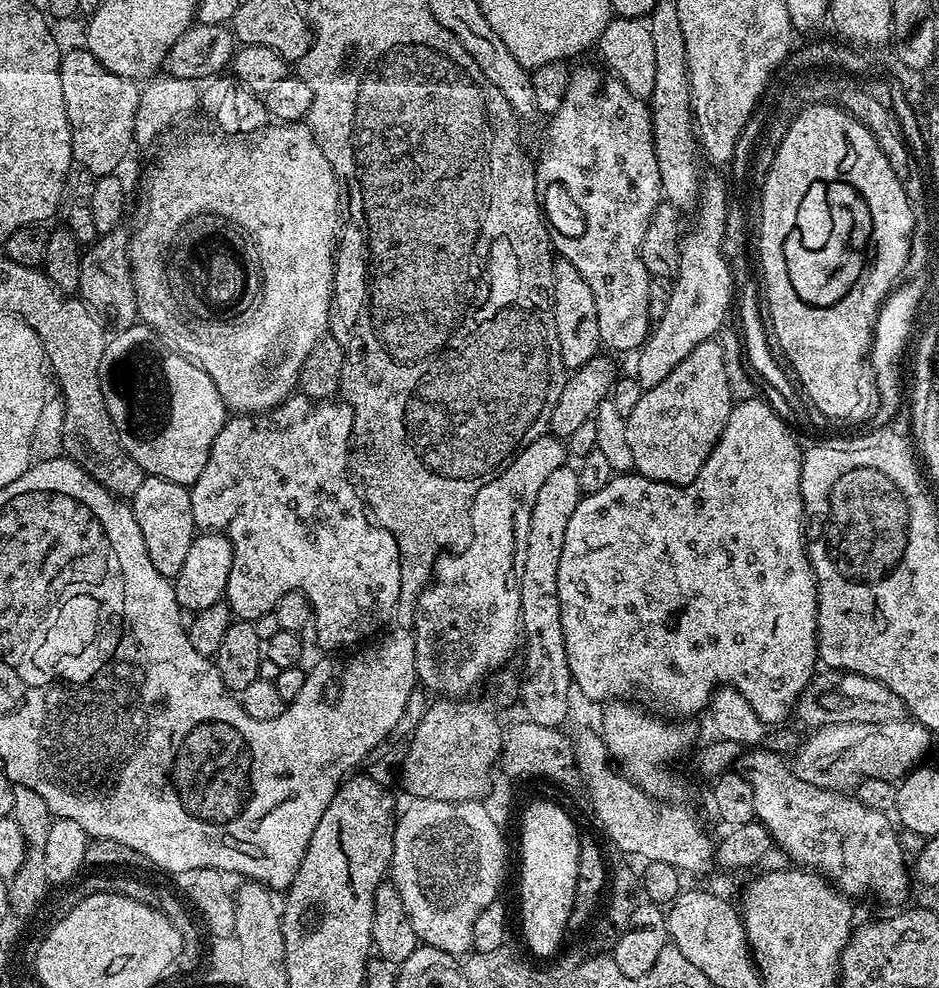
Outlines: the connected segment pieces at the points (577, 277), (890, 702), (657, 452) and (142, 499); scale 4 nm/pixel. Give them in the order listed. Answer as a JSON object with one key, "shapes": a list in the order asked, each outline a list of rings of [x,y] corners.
{"shapes":[[[[563,258],[553,259],[552,262],[552,313],[554,330],[558,334],[558,350],[565,369],[578,369],[601,355],[602,334],[598,330],[598,306],[594,303],[594,290],[590,290],[590,282],[586,282],[586,278],[574,270],[572,263]]],[[[828,670],[823,674],[813,676],[812,681],[796,699],[795,719],[800,719],[808,730],[824,728],[827,724],[881,724],[909,719],[908,708],[902,702],[902,698],[898,698],[898,694],[890,690],[890,686],[874,678],[855,676],[853,672]]],[[[719,339],[699,344],[658,386],[639,394],[636,405],[626,412],[626,439],[634,453],[635,471],[663,484],[692,484],[714,450],[734,403]]],[[[145,475],[142,486],[138,486],[138,490],[130,497],[130,507],[138,522],[138,530],[142,530],[142,542],[146,542],[146,554],[150,554],[154,570],[169,578],[175,578],[182,570],[186,553],[198,535],[194,510],[190,506],[191,497],[191,491],[185,485],[149,475]]]]}

